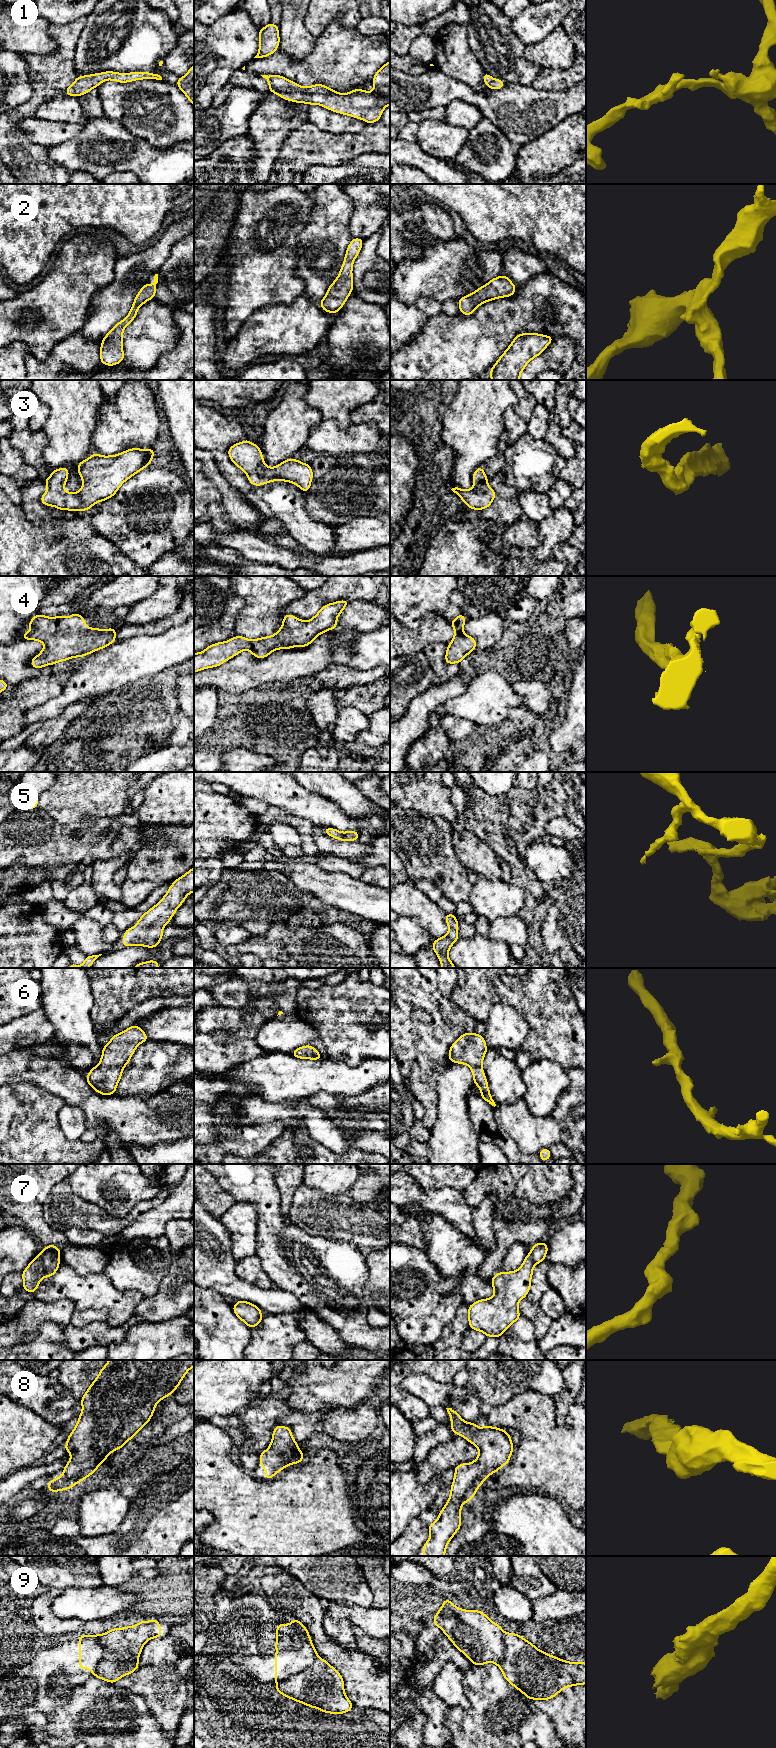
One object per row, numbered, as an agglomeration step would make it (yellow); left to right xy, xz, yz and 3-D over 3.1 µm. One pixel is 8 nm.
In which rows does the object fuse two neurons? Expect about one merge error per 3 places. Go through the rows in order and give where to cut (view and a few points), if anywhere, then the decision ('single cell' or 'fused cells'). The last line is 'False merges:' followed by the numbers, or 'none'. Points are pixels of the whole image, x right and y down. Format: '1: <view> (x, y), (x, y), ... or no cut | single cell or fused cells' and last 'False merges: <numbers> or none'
1: no cut | single cell
2: no cut | single cell
3: no cut | single cell
4: no cut | single cell
5: no cut | single cell
6: no cut | single cell
7: no cut | single cell
8: no cut | single cell
9: xz (318, 1657), (301, 1671), (277, 1683) | fused cells
False merges: 9

